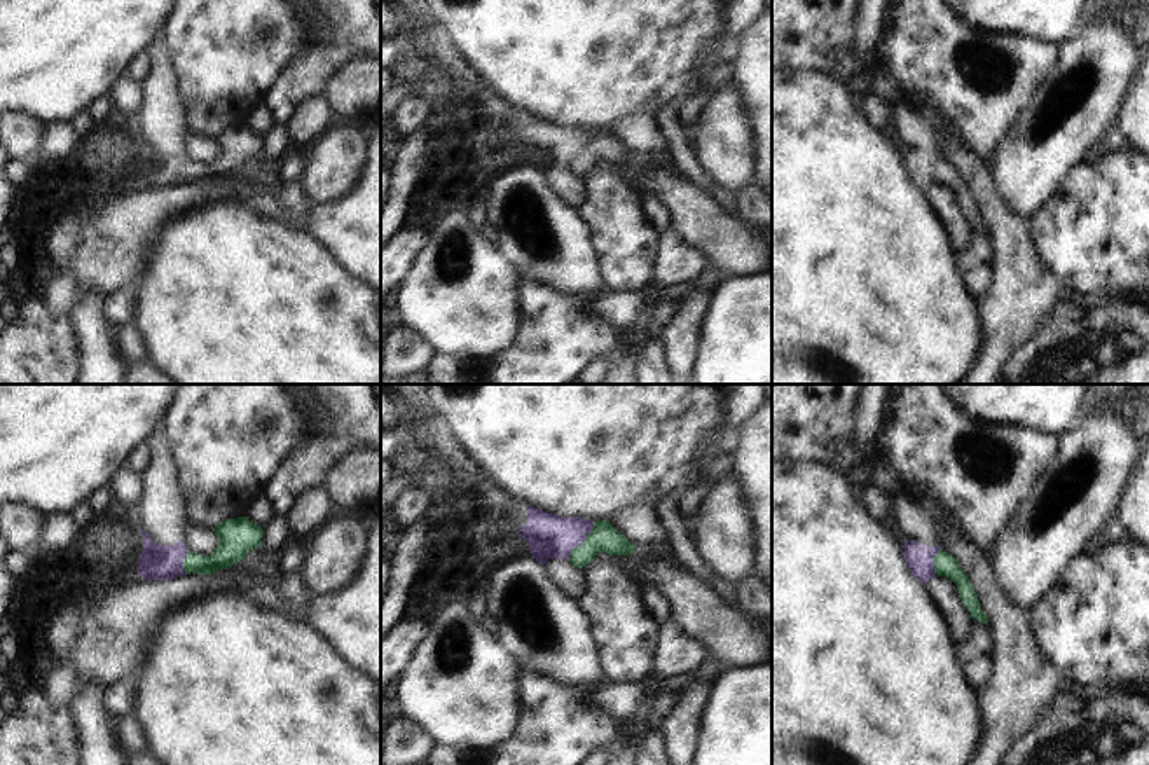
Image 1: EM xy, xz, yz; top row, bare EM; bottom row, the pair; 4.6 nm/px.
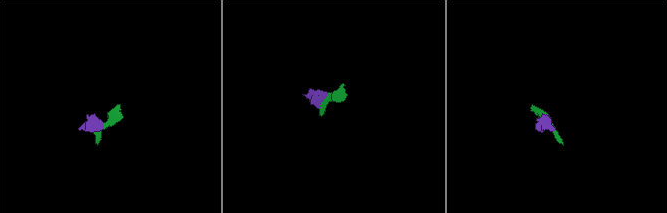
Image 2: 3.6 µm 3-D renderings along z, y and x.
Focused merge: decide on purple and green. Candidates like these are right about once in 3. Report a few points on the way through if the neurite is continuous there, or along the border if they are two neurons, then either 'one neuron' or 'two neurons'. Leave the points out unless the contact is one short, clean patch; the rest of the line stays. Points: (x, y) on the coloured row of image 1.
border xz (594, 523), (594, 528), (568, 558); two neurons

